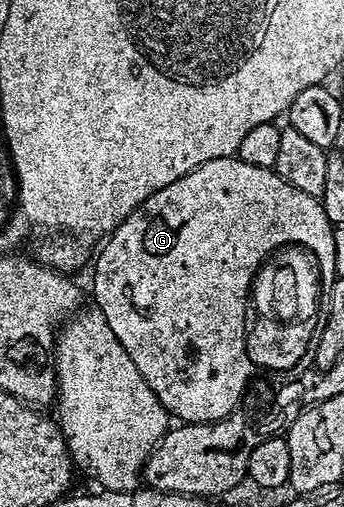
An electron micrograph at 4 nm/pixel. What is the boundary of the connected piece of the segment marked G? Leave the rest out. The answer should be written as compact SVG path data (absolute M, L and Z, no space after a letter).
M232 156L209 160L193 172L181 176L181 180L173 180L173 184L165 184L165 188L153 192L153 196L149 196L149 200L141 203L116 230L111 231L109 237L104 241L108 242L104 244L103 251L100 252L99 259L95 262L95 300L93 302L104 313L109 327L113 328L113 332L116 333L117 340L132 357L141 376L148 382L149 388L156 393L157 400L167 409L172 419L183 424L202 424L216 422L229 416L231 414L229 408L236 408L243 401L243 395L248 389L247 381L250 380L251 373L256 373L253 346L261 346L261 352L263 352L265 344L269 348L269 324L273 324L273 328L287 330L289 338L301 338L301 346L303 346L305 332L307 332L305 342L310 342L309 334L317 334L321 326L321 318L313 318L313 314L311 314L311 318L307 320L305 314L299 314L297 298L305 298L305 296L299 296L297 282L293 282L293 274L287 268L281 268L281 274L285 272L285 276L279 274L279 280L277 278L273 280L273 288L277 290L277 300L279 300L277 310L263 310L263 314L257 318L257 282L259 282L257 278L261 272L257 266L259 266L259 258L264 253L267 253L265 258L269 258L269 248L275 248L277 244L281 244L281 240L287 240L287 230L297 228L299 218L305 218L309 214L319 214L321 211L323 211L323 203L320 199L309 196L309 192L301 192L301 188L295 188L293 184L286 182L279 175L278 170L259 168L257 164L245 164L245 160Z

